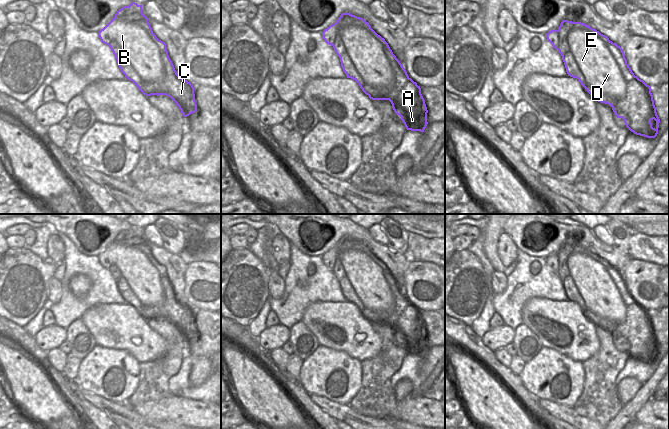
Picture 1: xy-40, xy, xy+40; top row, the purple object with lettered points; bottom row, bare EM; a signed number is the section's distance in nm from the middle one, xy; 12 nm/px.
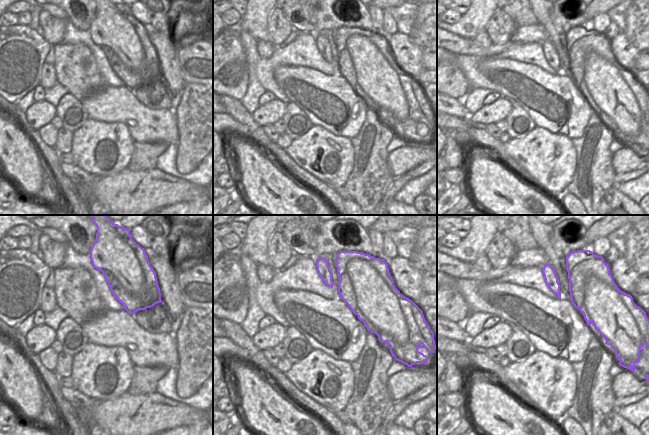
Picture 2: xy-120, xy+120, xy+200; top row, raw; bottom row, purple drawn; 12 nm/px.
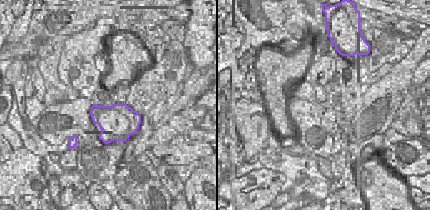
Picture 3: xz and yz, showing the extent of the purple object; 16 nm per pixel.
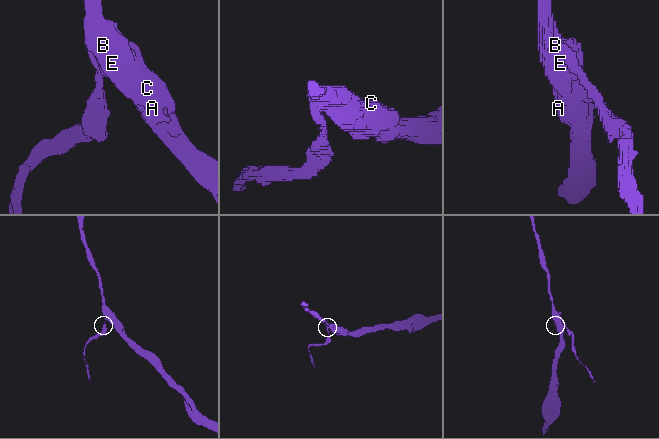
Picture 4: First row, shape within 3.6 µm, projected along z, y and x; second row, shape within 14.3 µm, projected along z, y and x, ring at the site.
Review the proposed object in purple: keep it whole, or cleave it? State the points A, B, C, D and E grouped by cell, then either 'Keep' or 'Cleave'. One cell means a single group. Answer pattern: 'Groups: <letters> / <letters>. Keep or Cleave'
Groups: A B C D E. Keep.

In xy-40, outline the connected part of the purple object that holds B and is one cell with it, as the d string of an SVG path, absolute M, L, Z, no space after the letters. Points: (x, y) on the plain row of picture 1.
M132 226L129 230L122 231L98 256L98 260L112 274L126 303L132 305L144 319L170 321L184 341L197 335L193 309L177 298L168 280L166 268L153 257L148 242L142 237L142 229Z

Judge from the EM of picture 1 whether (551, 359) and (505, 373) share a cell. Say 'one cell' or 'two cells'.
two cells

